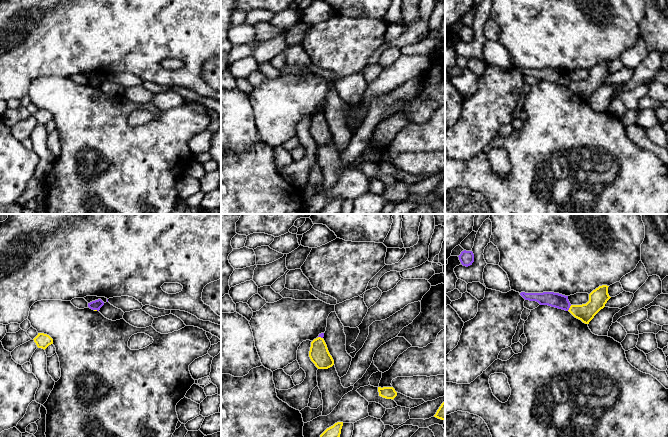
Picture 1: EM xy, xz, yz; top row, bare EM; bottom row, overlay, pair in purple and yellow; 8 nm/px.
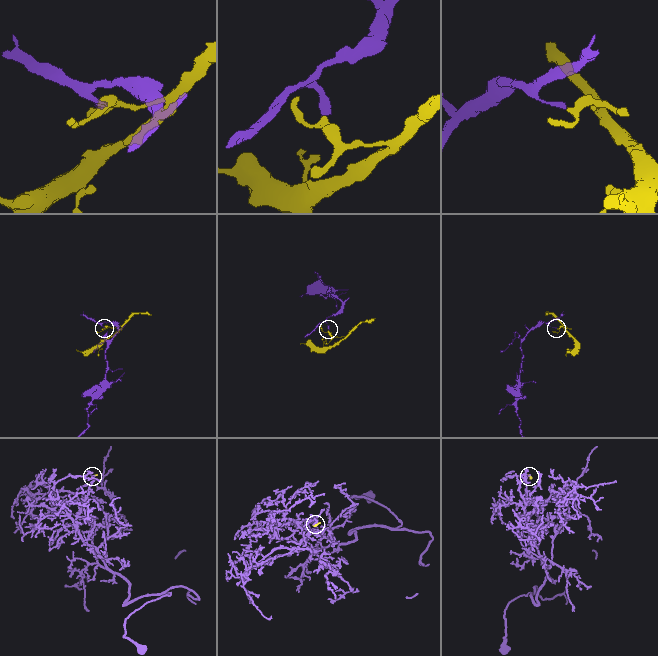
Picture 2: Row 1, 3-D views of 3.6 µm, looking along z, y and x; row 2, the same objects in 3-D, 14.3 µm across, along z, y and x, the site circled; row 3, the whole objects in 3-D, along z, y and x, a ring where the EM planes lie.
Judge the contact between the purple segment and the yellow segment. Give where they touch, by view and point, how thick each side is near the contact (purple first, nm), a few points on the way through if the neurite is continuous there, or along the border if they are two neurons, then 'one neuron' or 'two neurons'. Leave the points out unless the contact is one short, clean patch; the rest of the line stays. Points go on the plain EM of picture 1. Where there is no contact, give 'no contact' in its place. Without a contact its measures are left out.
contact yz (569, 83); calibres 120 and 150 nm; border yz (571, 81), (567, 86); two neurons

